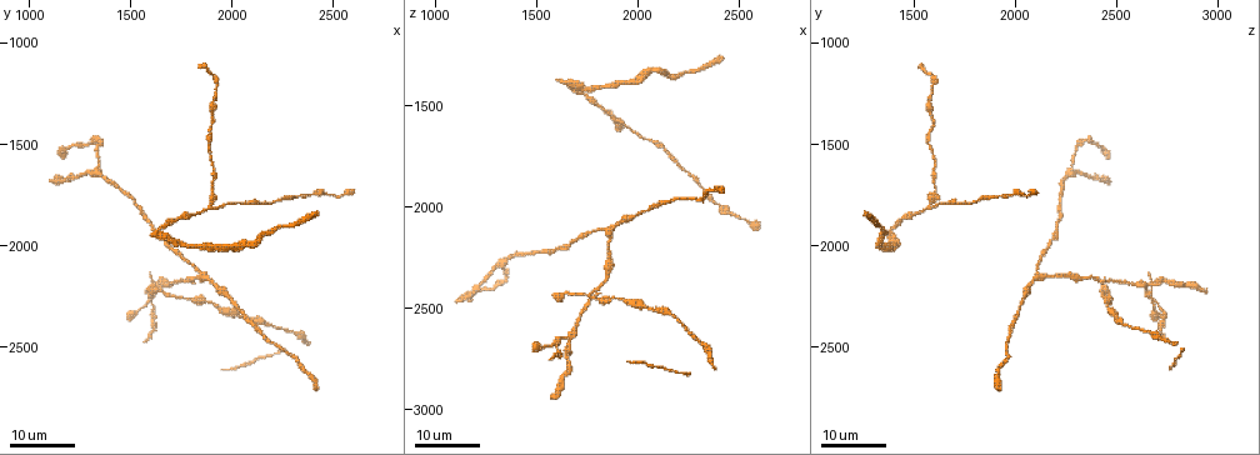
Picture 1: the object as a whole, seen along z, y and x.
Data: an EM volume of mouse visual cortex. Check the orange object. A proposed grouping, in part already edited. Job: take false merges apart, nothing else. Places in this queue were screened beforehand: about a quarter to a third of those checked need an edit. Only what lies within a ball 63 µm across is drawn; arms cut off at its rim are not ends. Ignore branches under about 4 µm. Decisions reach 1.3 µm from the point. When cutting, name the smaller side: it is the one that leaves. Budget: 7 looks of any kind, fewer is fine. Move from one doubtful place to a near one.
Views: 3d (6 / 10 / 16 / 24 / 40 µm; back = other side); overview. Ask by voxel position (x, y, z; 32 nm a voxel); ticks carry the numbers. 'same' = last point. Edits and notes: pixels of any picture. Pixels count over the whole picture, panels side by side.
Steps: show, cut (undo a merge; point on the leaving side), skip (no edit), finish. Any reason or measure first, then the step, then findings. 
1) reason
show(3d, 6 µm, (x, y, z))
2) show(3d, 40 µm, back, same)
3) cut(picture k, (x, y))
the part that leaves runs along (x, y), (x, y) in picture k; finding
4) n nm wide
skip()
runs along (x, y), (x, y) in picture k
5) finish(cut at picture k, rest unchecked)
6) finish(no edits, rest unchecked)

show(3d, 16 µm, (1330, 1640, 2290))

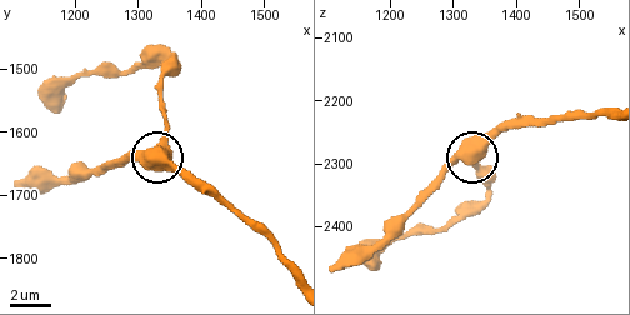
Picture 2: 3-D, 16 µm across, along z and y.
show(3d, 10 µm, same)

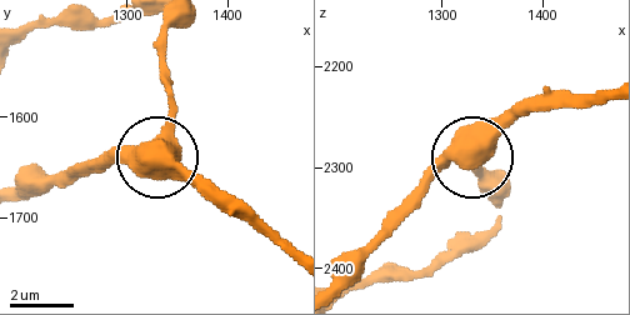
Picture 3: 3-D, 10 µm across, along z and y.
skip()
runs along (603, 93), (530, 103), (396, 219) in picture 3; all the same neuron

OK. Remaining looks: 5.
show(3d, 24 µm, (1800, 2280, 2470))

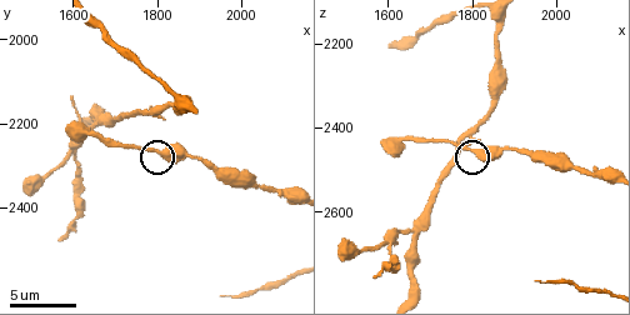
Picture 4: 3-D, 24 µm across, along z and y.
show(3d, 6 µm, (1815, 2275, 2460))

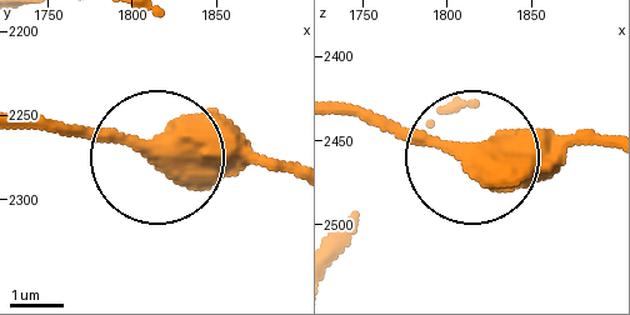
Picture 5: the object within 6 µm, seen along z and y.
skip()
continuous, no second neuron

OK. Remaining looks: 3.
small branch off a trunk
show(3d, 16 µm, (1600, 2275, 2680))

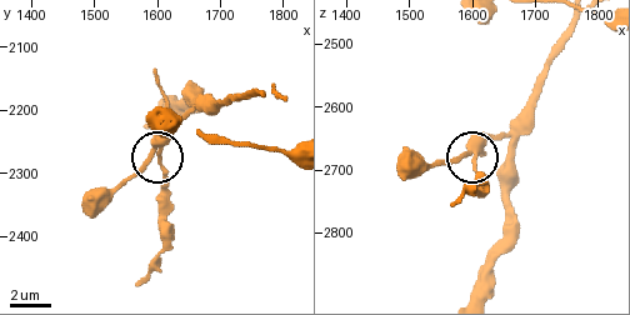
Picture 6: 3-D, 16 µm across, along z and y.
3 arms
cut(picture 6, (161, 164))
a second neuron is stuck on

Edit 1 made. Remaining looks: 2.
finish(cut at picture 6, rest unchecked)

